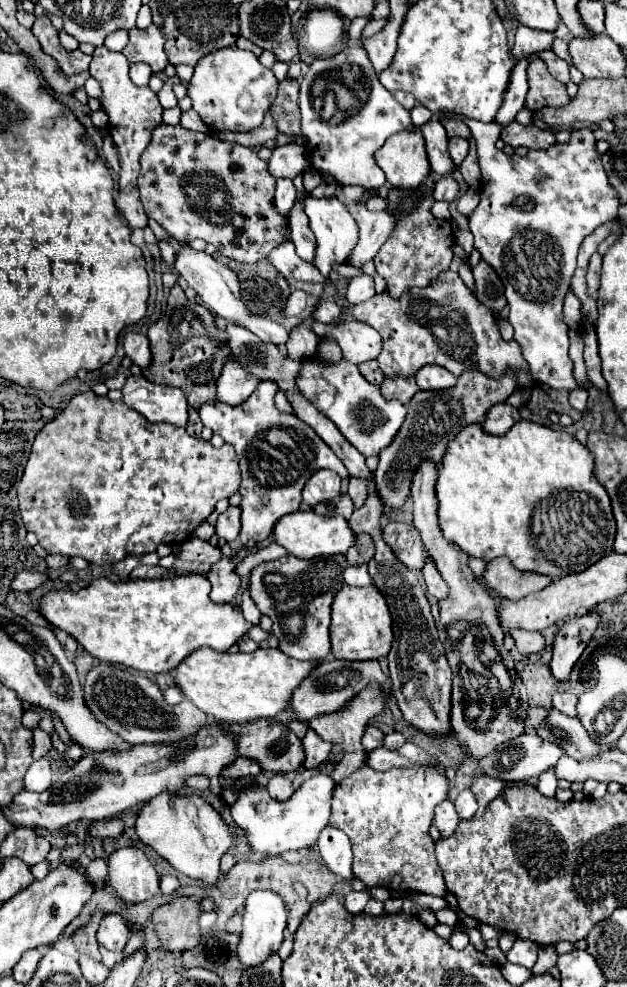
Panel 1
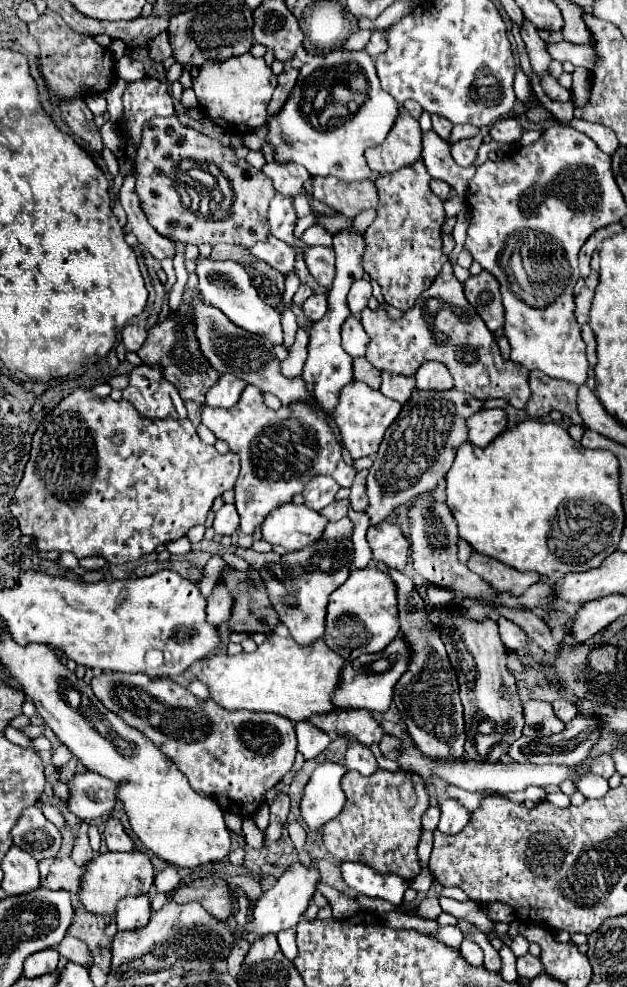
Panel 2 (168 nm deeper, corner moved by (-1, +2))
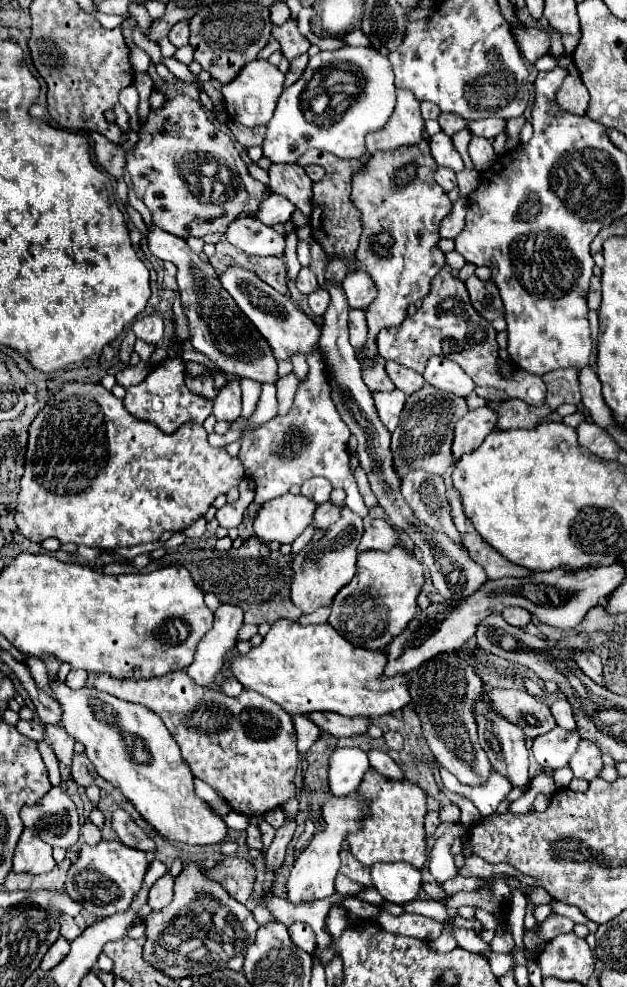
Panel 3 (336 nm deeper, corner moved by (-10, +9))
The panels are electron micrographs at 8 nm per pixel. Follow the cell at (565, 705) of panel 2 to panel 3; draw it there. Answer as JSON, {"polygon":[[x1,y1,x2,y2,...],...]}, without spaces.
{"polygon":[[566,699,554,701,550,709,552,709,552,715,554,715,554,719,560,727,566,727,568,731,574,731,576,723,574,723,574,715,570,711,570,703,566,703]]}

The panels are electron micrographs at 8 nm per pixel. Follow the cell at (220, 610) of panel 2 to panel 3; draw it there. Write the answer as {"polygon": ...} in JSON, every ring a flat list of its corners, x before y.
{"polygon":[[220,605,214,611,214,623,208,635,198,645,196,657,186,671,188,675,204,687,214,683,214,677,222,671,224,659,236,645,238,629,242,627,242,609,234,605]]}

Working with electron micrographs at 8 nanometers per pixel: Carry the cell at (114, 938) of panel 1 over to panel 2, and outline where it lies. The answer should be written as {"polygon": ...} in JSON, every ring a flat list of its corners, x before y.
{"polygon":[[149,894,141,896,125,896,117,904,117,926,119,930,137,930,145,926,151,918,151,898]]}

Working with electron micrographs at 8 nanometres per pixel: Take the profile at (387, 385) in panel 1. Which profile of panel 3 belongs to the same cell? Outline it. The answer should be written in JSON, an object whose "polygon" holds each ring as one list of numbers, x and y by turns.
{"polygon":[[386,361,386,371,388,371,388,377,392,379,392,383,396,385,396,389,404,391,406,395,412,395,414,391,424,387,424,377,420,373,410,371,394,361]]}

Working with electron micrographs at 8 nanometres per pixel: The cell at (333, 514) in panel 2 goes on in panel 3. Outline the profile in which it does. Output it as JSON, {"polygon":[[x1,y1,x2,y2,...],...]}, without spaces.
{"polygon":[[330,501,318,505,318,509,316,509,316,513,314,513,314,523,312,523,312,525,318,527,318,529,330,527,332,523,336,523,336,521,340,519,342,507,344,507,344,505,334,505,334,503,330,503]]}

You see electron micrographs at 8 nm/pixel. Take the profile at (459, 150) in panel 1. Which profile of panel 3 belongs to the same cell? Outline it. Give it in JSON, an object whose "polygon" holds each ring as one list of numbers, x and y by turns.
{"polygon":[[476,135,472,137,472,141,468,145,468,155,470,155,470,159,472,159,472,163,478,171,490,169,498,159,494,149,492,149,492,143,488,139,482,139,482,137,476,137]]}

